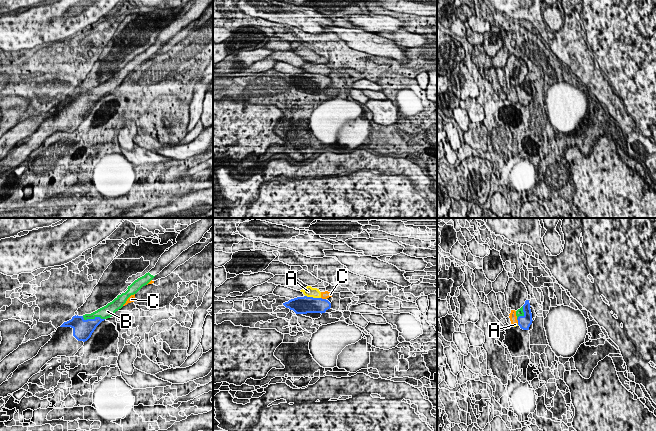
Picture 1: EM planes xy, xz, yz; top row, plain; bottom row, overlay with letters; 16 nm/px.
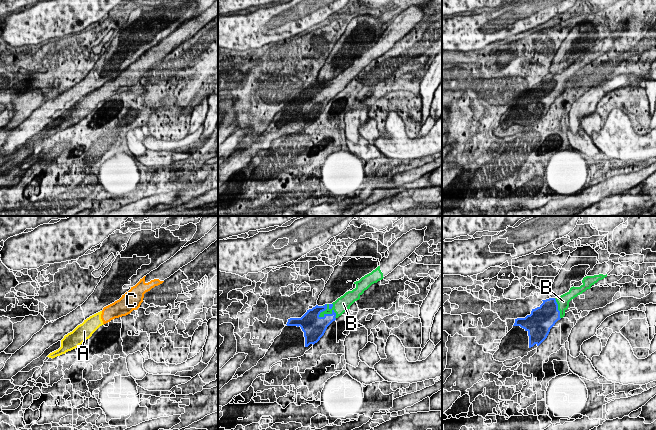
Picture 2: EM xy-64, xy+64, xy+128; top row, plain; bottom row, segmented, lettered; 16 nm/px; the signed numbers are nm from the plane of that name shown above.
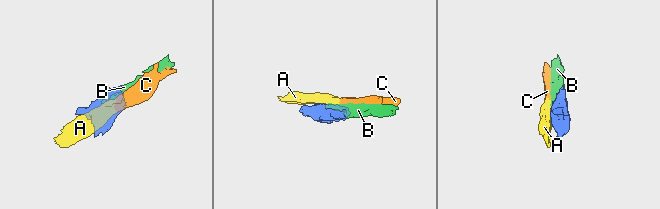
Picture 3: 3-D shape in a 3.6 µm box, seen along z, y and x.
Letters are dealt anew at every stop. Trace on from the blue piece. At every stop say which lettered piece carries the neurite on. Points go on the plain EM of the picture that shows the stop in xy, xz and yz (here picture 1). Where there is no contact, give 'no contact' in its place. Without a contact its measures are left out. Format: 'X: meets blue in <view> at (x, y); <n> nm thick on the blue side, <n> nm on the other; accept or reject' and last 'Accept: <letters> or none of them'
A: meets blue in xz at (312, 73); 280 nm thick on the blue side, 160 nm on the other; reject
B: meets blue in xy at (93, 95); 320 nm thick on the blue side, 200 nm on the other; accept
C: meets blue in xz at (323, 75); 260 nm thick on the blue side, 130 nm on the other; reject
Accept: B

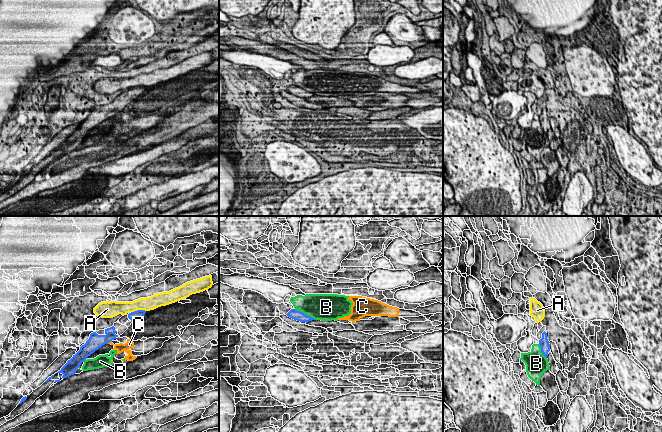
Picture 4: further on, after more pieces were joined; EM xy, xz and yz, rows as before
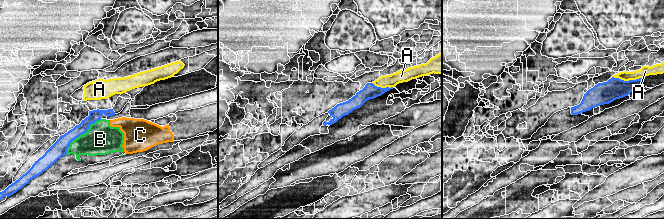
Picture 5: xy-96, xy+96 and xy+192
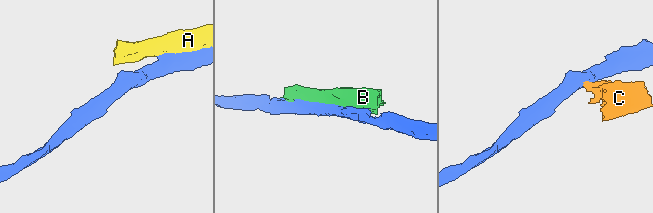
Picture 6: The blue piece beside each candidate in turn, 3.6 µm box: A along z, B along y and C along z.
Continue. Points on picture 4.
A: meets blue in xy at (138, 86); 170 nm thick on the blue side, 220 nm on the other; reject
B: meets blue in xz at (304, 90); 160 nm thick on the blue side, 400 nm on the other; reject
C: meets blue in xy at (109, 117); 240 nm thick on the blue side, 140 nm on the other; reject
Accept: none of them

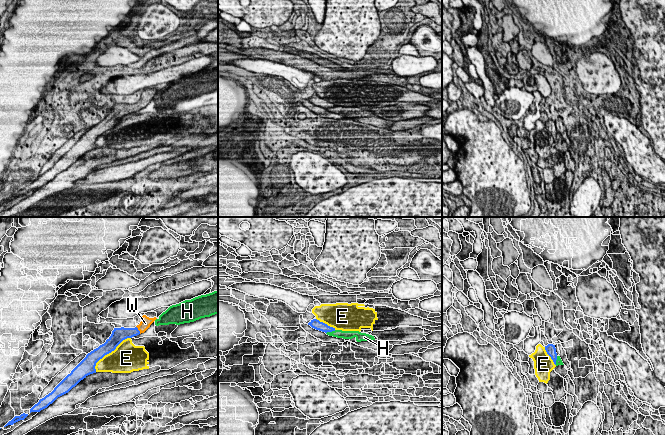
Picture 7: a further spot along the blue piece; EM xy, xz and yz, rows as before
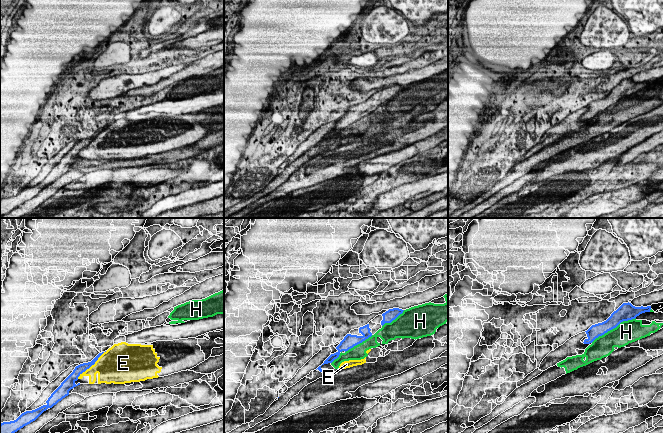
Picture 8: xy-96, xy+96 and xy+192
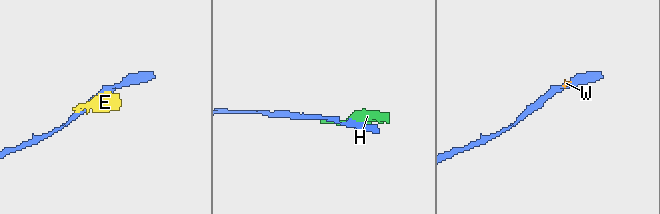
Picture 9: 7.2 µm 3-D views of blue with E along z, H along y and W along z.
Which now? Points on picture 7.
E: meets blue in xy at (109, 128); 200 nm thick on the blue side, 420 nm on the other; reject
H: meets blue in xz at (330, 107); 140 nm thick on the blue side, 130 nm on the other; reject
W: meets blue in xy at (138, 106); 190 nm thick on the blue side, 170 nm on the other; accept
Accept: W

